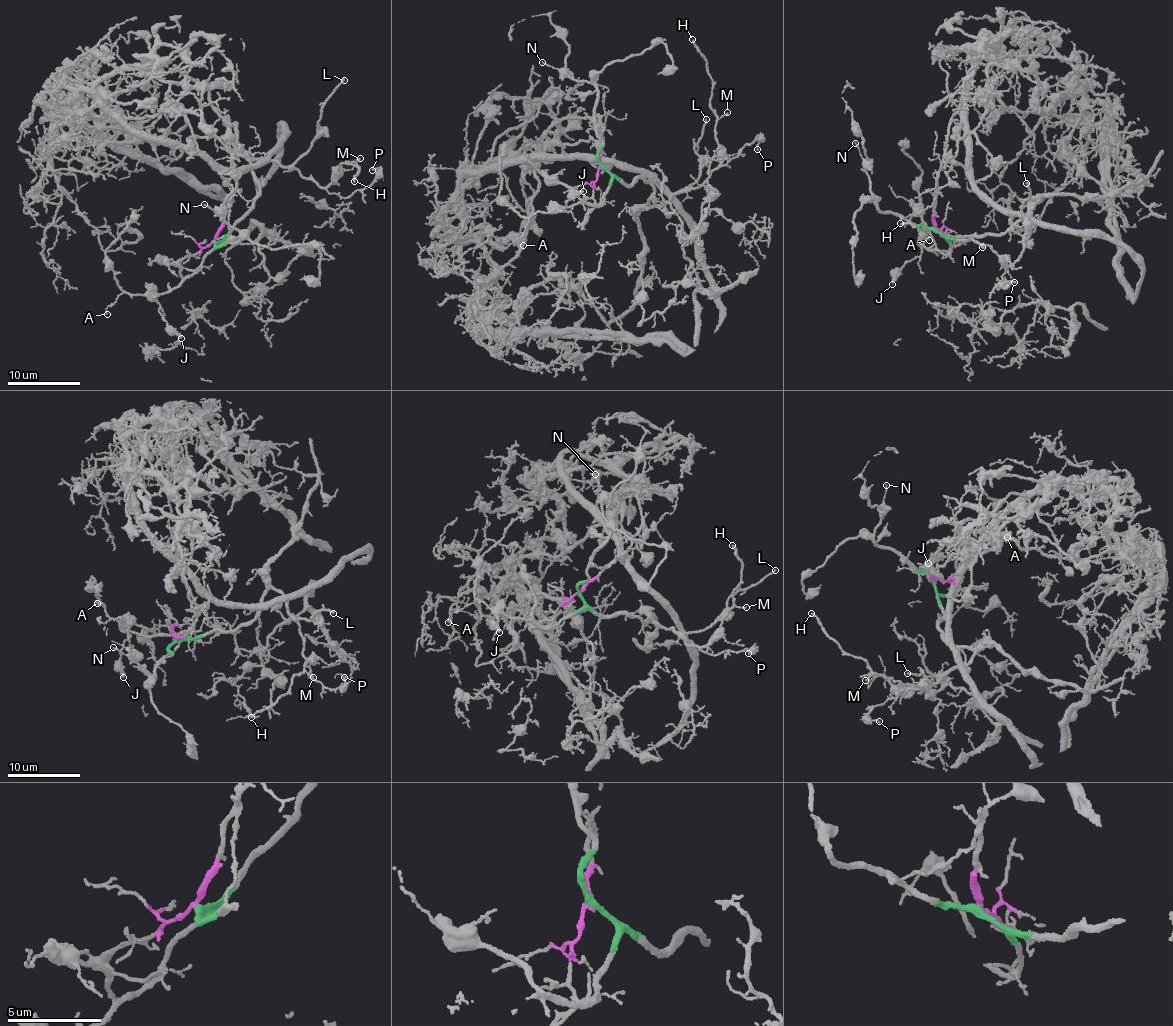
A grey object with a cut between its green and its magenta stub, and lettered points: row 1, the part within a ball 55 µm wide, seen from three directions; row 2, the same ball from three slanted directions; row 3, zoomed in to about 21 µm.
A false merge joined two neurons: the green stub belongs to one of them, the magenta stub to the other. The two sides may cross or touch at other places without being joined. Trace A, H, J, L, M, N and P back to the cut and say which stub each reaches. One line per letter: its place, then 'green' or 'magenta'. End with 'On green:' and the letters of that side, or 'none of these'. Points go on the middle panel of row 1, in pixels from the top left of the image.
A: (523, 245) | green
H: (692, 39) | green
J: (583, 191) | green
L: (706, 119) | green
M: (727, 112) | green
N: (542, 62) | green
P: (757, 149) | green
On green: A, H, J, L, M, N, P

